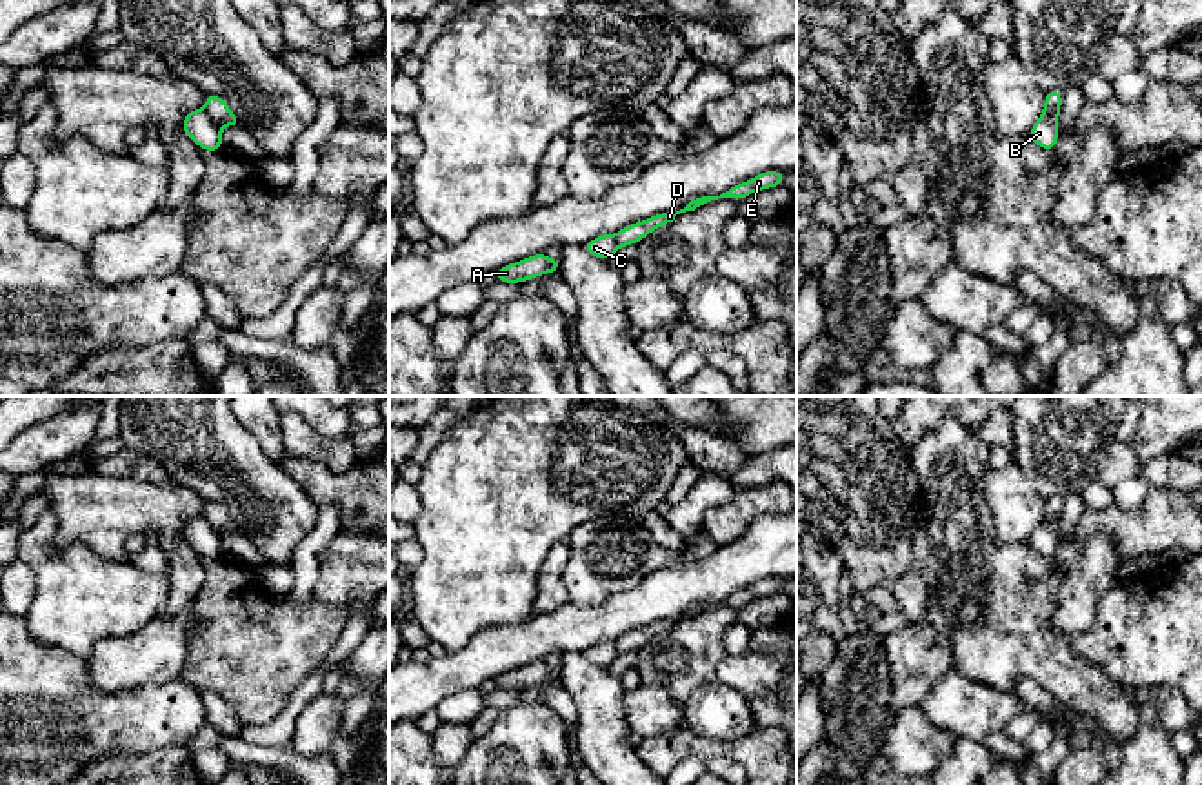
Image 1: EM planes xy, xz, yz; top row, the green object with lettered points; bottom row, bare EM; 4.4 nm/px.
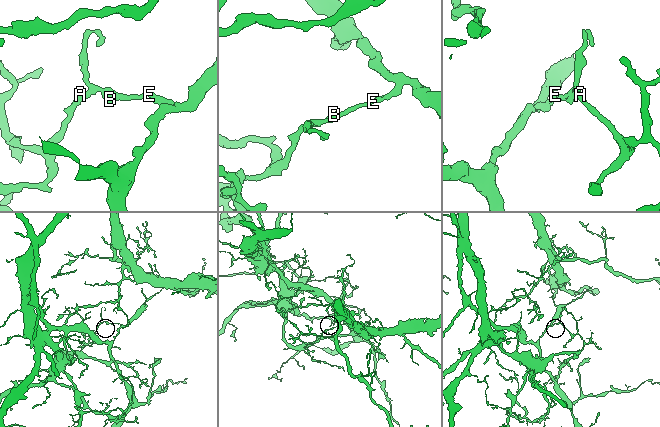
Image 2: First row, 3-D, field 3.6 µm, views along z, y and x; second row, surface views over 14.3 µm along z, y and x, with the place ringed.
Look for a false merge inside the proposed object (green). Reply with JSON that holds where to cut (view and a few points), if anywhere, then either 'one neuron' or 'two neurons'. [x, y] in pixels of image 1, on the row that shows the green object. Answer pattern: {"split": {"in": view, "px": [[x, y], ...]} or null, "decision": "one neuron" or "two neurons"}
{"split": {"in": "xy", "px": [[204, 109], [220, 128]]}, "decision": "two neurons"}

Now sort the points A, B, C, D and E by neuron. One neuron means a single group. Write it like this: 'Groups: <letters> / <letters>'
Groups: A B C / D E

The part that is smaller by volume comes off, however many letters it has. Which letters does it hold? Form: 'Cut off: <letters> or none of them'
Cut off: D, E

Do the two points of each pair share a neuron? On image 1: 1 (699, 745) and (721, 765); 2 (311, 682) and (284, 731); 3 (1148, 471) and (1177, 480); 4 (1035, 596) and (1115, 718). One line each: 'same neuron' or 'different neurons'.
1: different neurons
2: same neuron
3: same neuron
4: same neuron

